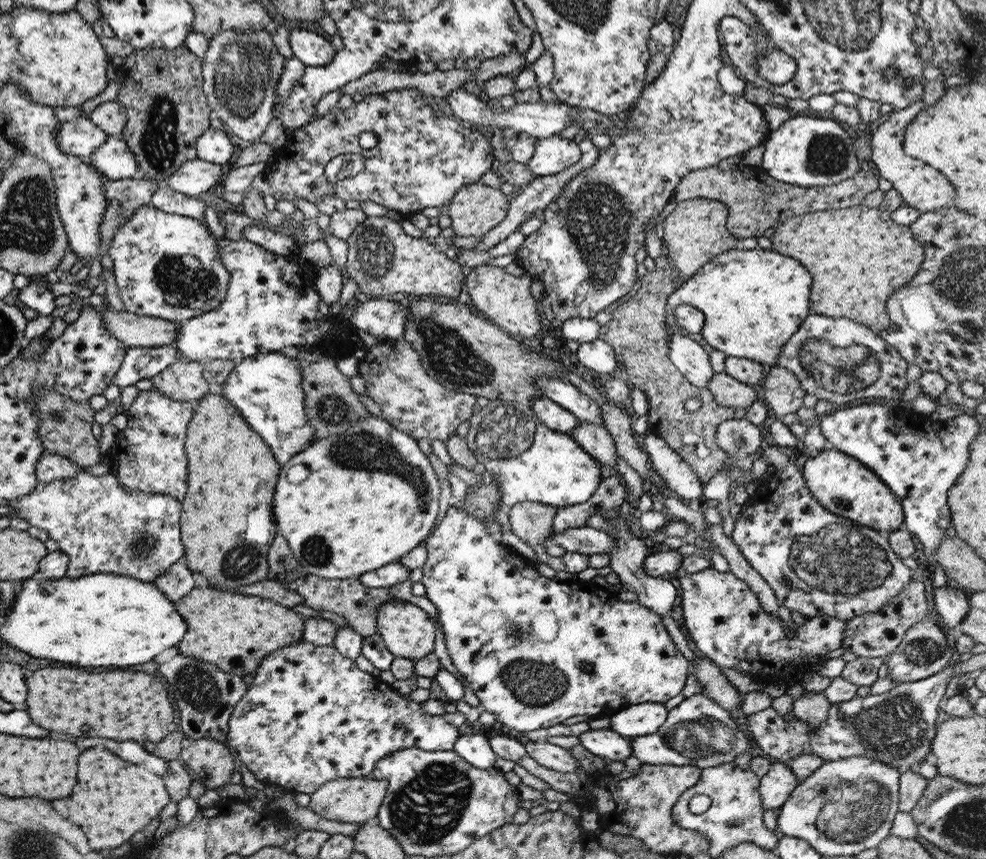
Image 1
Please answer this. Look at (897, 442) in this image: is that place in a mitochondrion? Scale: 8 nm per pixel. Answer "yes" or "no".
no

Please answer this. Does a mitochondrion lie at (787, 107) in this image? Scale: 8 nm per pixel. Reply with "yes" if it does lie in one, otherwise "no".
no

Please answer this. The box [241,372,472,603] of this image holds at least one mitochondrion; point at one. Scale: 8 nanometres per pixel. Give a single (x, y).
(388, 459)

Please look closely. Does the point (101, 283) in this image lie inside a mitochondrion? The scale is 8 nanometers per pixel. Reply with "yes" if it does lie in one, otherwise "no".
no

